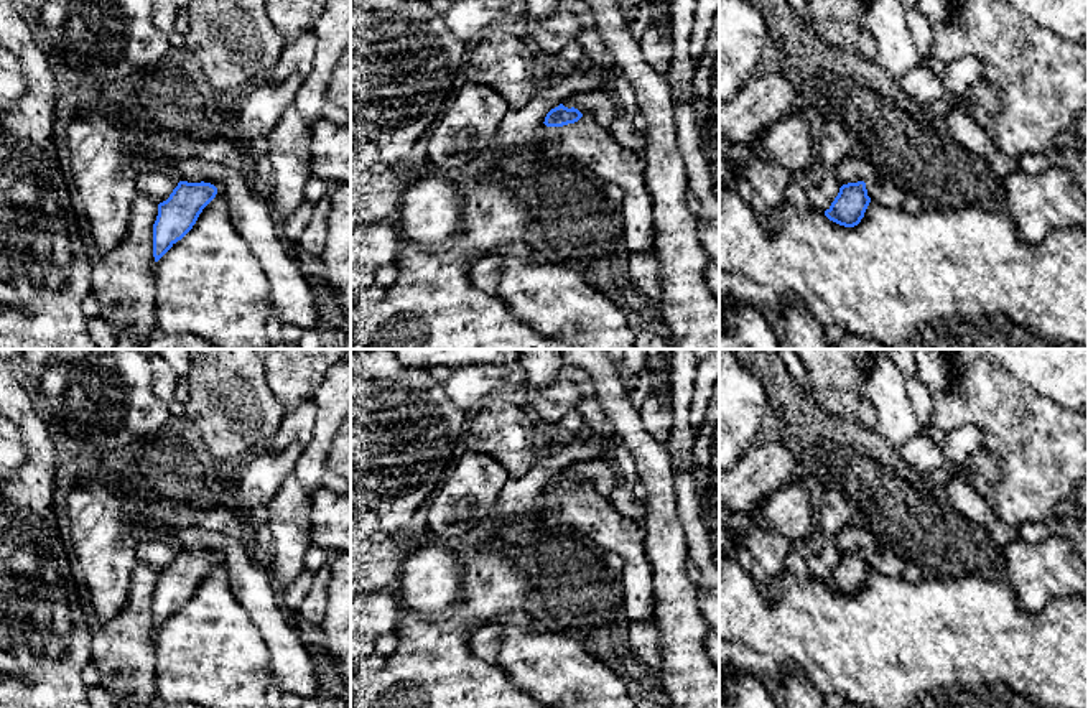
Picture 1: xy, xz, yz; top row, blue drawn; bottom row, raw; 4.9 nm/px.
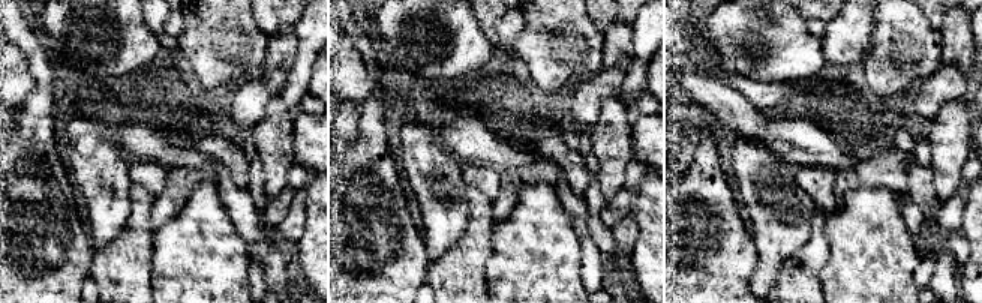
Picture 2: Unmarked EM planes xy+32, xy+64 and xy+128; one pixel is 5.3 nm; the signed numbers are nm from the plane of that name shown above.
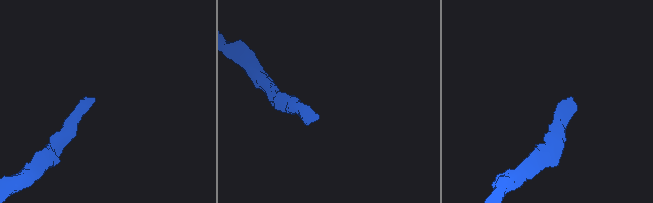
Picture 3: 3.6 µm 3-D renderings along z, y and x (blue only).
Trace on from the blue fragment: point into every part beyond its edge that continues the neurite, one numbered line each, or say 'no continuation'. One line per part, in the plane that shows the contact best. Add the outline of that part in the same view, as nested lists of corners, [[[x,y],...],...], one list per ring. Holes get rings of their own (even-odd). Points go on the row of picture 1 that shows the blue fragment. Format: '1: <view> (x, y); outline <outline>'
1: xz (586, 142); outline [[[589,115],[563,127],[545,127],[538,147],[548,158],[573,158],[604,184],[624,191],[619,204],[624,239],[630,252],[655,257],[653,204],[644,178],[644,158],[619,145]]]

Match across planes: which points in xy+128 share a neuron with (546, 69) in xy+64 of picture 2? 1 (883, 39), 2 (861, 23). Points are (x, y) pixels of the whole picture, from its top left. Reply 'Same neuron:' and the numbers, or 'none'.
Same neuron: 1

